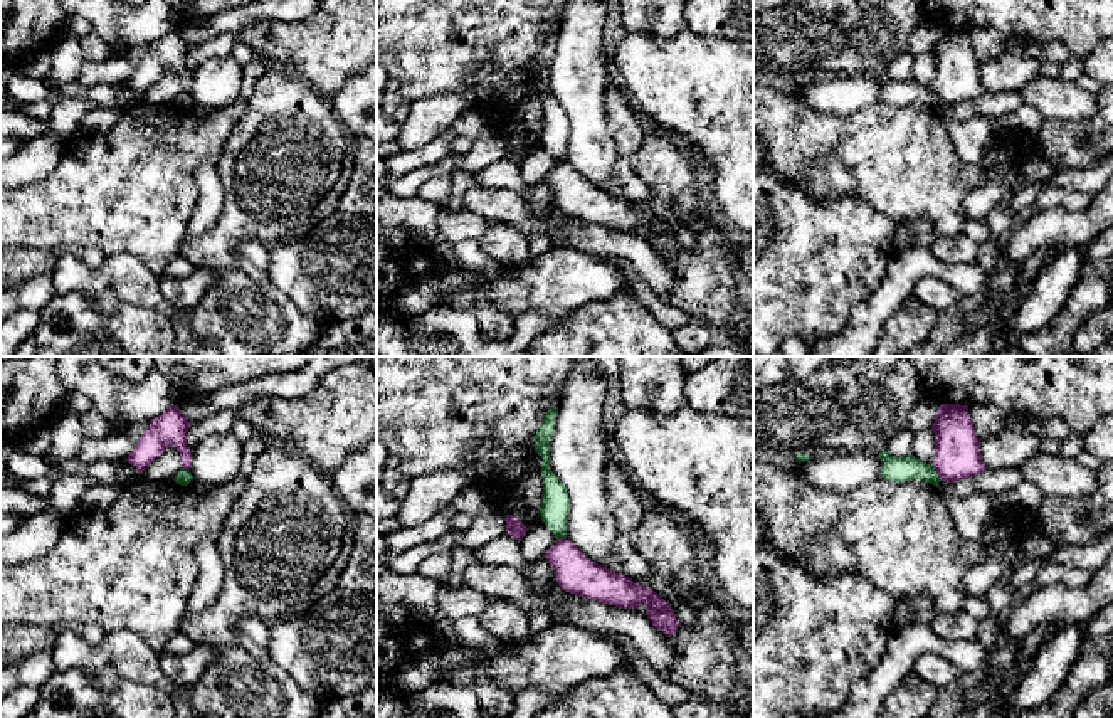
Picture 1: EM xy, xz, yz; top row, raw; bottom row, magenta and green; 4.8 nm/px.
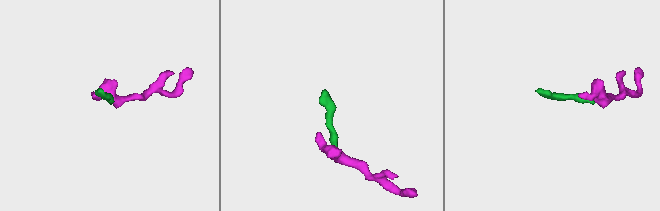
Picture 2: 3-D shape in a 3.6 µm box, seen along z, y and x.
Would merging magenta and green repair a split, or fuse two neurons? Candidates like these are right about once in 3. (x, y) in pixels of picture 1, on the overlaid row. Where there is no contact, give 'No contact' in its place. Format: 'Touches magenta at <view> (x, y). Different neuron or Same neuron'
Touches magenta at yz (937, 471). Different neuron

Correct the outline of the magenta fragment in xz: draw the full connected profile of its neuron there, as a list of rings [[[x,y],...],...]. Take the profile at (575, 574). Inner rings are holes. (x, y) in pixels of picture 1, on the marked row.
[[[567,538],[555,541],[543,557],[551,565],[562,590],[619,609],[637,609],[644,604],[647,619],[657,631],[676,634],[679,622],[664,599],[647,587],[636,585],[632,578],[588,560]]]

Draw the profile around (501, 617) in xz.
[[[498,597],[486,604],[477,619],[503,642],[520,642],[530,636],[528,615],[509,599]]]

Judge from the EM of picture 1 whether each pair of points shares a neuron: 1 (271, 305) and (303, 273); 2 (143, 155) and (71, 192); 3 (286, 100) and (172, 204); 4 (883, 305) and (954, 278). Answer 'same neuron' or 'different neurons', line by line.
1: different neurons
2: same neuron
3: different neurons
4: same neuron

